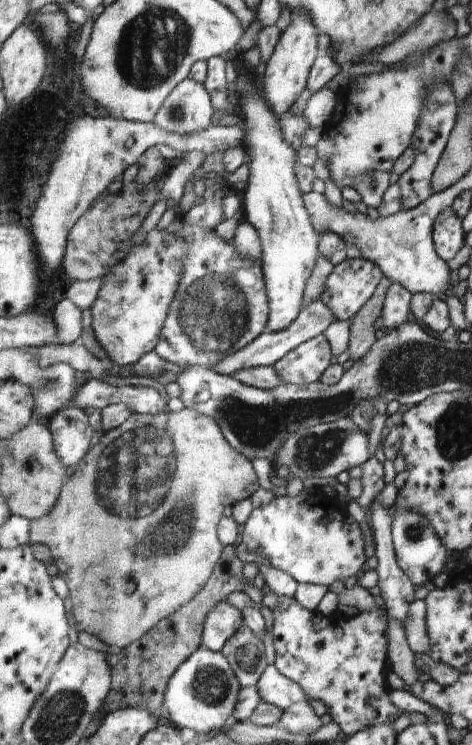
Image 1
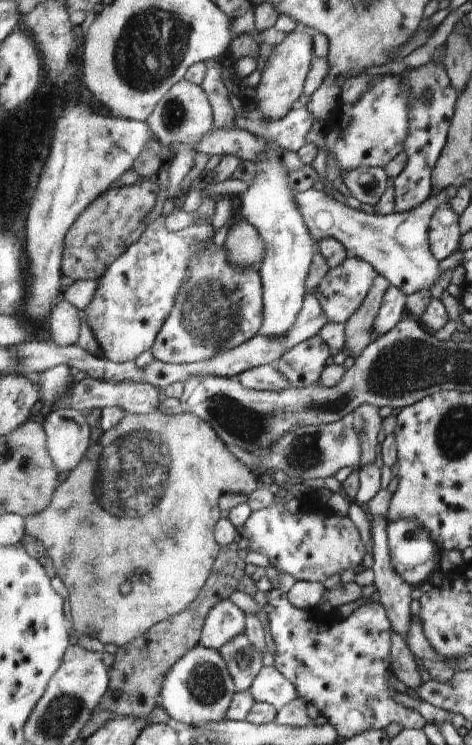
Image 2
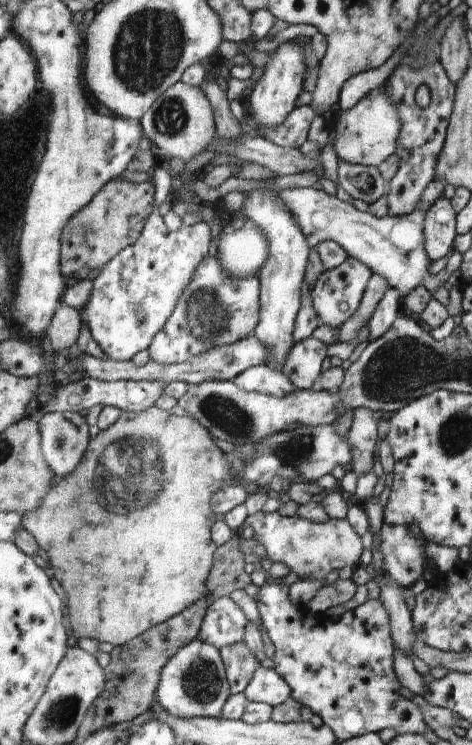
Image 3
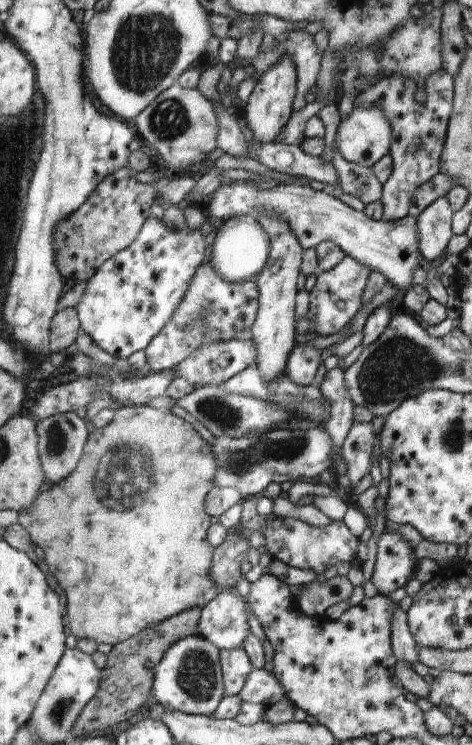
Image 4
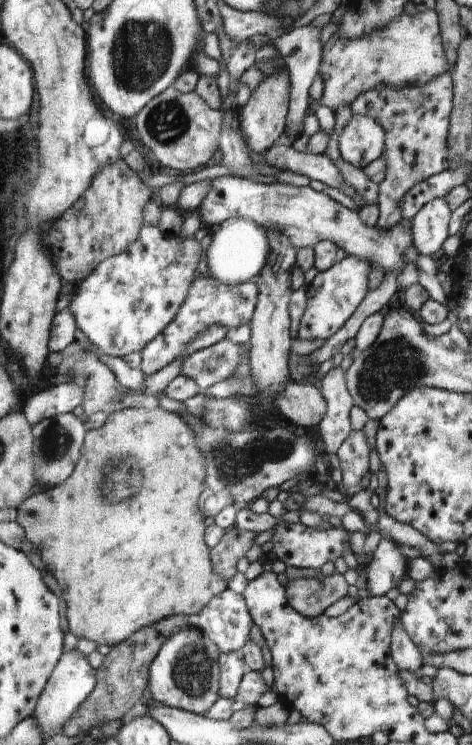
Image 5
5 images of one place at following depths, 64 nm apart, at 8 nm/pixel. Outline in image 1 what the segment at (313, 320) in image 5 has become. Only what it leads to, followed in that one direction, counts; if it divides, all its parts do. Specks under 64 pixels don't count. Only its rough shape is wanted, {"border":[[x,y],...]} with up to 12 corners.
{"border":[[348,258],[330,274],[320,301],[350,320],[384,277],[378,264]]}

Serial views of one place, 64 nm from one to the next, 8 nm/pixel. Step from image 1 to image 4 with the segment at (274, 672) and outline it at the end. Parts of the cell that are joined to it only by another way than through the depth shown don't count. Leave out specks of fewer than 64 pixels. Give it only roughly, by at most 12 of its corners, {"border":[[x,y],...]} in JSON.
{"border":[[254,669],[238,694],[270,705],[285,696],[278,678]]}

